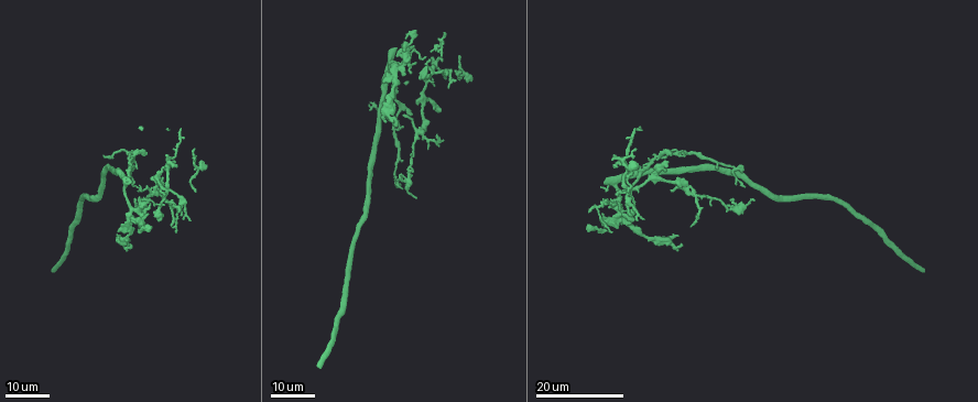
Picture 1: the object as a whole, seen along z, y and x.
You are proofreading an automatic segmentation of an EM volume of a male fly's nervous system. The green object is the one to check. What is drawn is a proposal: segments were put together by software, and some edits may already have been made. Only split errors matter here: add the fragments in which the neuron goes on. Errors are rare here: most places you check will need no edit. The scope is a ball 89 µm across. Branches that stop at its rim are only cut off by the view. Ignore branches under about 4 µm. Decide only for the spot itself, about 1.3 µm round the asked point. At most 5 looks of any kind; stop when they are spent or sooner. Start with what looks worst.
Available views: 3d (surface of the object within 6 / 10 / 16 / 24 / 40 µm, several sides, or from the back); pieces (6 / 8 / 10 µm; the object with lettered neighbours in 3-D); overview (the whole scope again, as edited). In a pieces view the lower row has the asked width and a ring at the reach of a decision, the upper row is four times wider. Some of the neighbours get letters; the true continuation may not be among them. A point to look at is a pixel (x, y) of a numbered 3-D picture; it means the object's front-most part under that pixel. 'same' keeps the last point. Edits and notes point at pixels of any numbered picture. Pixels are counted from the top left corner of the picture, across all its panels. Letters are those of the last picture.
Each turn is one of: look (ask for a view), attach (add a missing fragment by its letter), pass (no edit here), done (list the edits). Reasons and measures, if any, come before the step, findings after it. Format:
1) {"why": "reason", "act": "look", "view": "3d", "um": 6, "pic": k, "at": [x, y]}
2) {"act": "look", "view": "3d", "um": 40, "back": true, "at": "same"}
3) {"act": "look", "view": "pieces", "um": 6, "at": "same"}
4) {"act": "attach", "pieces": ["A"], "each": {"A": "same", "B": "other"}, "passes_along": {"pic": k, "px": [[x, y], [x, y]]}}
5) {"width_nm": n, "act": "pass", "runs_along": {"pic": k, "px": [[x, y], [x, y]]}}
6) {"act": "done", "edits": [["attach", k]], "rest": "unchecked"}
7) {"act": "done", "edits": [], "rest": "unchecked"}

{"why": "free end", "act": "look", "view": "3d", "um": 24, "pic": 1, "at": [440, 57]}

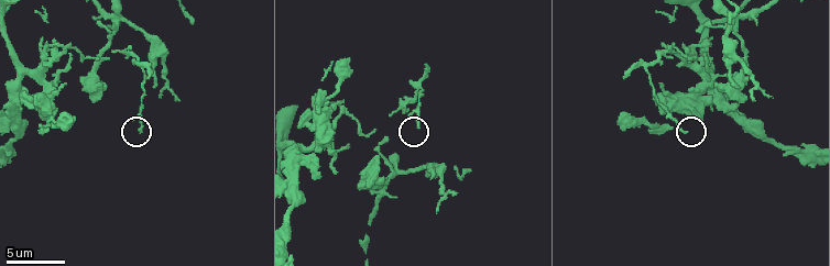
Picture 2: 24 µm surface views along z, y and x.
{"why": "what lies round it", "act": "look", "view": "pieces", "um": 10, "pic": 2, "at": [684, 132]}

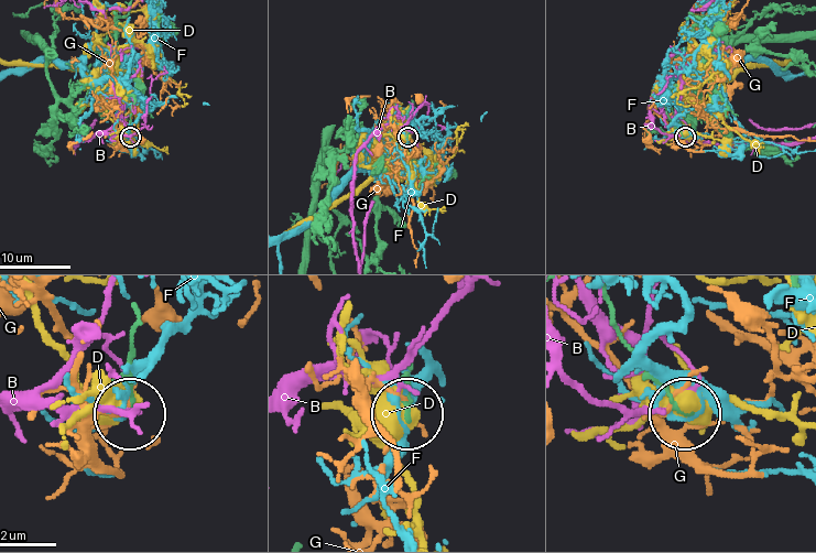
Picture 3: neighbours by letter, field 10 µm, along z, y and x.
{"act": "pass", "each": {"B": "other", "D": "other", "F": "other", "G": "other"}, "runs_along": {"pic": 3, "px": [[606, 296], [627, 347], [681, 409]]}, "found": "no lettered fragment goes on from it"}

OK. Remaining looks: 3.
{"why": "free end", "act": "look", "view": "3d", "um": 24, "pic": 1, "at": [403, 115]}

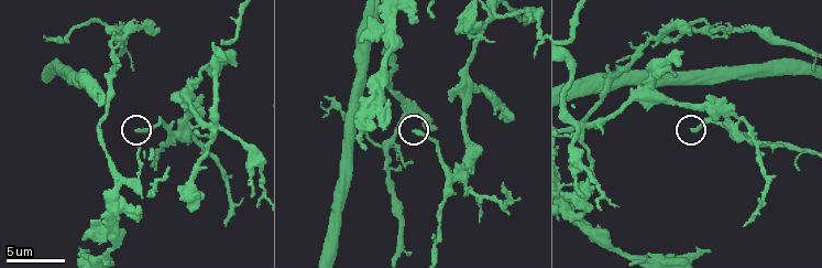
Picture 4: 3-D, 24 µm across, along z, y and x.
{"act": "look", "view": "pieces", "um": 8, "pic": 4, "at": [413, 131]}

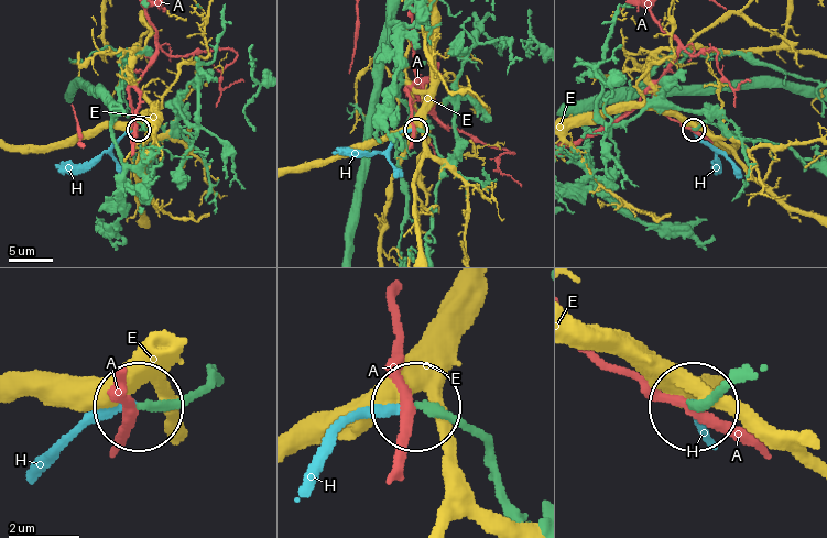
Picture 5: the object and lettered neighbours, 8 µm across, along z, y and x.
{"act": "attach", "pieces": ["H"], "each": {"A": "other", "E": "other", "H": "same"}, "passes_along": {"pic": 5, "px": [[215, 380], [188, 397], [100, 409], [37, 469]]}, "found": "it goes on there"}

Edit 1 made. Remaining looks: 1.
{"why": "an open end", "act": "look", "view": "pieces", "um": 10, "pic": 2, "at": [387, 138]}

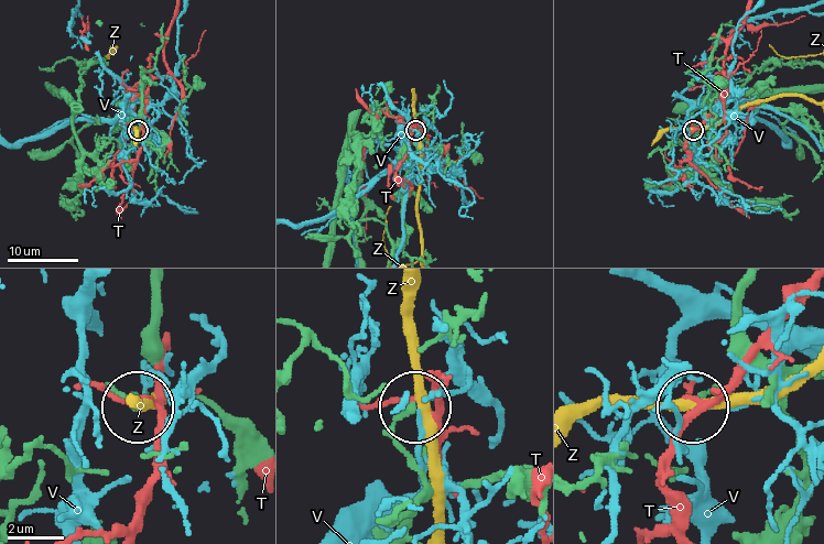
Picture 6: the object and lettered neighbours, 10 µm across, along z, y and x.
{"act": "pass", "each": {"T": "other", "V": "other", "Z": "other"}, "found": "no lettered fragment goes on from it"}

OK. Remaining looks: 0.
{"act": "done", "edits": [["attach", 5]], "rest": "unchecked"}

